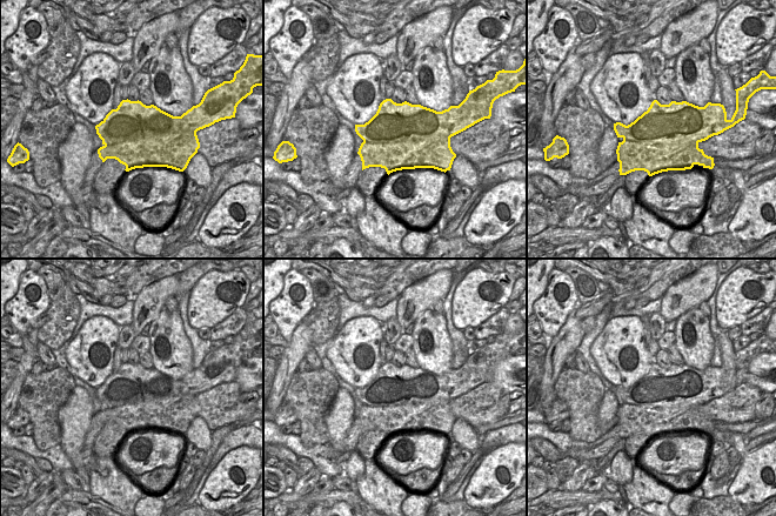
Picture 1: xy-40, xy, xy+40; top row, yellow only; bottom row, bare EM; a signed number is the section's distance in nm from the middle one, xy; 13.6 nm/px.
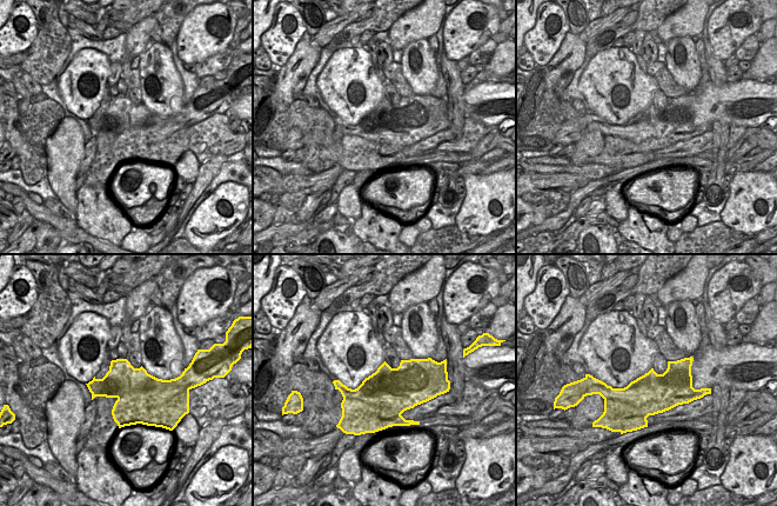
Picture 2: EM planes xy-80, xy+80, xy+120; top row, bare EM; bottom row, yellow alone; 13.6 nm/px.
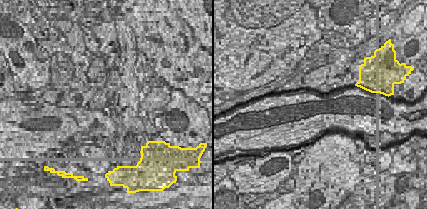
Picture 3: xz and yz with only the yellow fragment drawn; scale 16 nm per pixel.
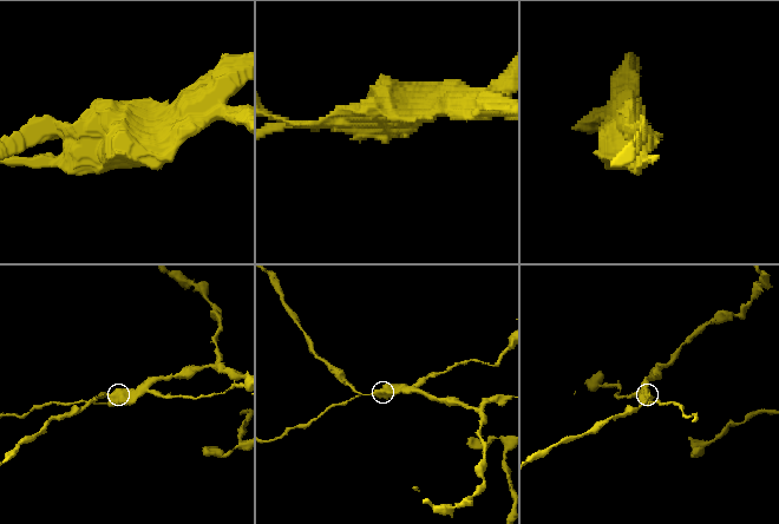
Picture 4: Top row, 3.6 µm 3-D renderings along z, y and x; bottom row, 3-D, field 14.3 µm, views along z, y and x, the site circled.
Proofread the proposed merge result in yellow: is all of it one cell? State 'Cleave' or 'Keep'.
Cleave

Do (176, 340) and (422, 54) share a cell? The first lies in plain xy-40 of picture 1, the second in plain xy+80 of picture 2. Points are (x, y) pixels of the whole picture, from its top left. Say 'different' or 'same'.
same

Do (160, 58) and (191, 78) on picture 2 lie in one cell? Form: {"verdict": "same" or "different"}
{"verdict": "different"}

